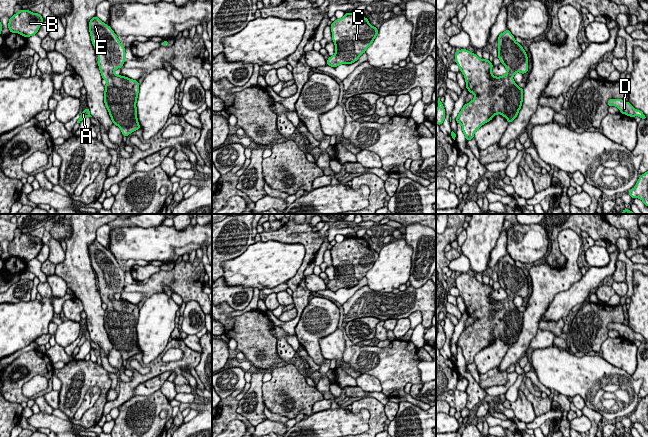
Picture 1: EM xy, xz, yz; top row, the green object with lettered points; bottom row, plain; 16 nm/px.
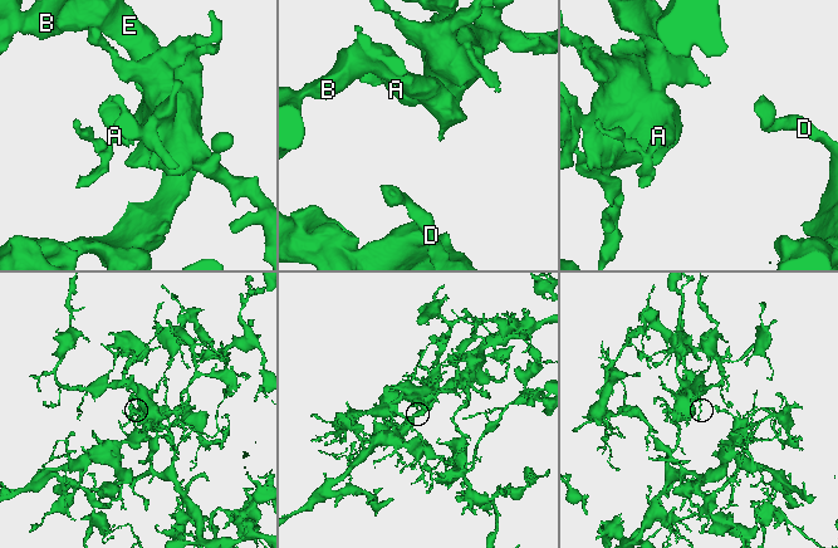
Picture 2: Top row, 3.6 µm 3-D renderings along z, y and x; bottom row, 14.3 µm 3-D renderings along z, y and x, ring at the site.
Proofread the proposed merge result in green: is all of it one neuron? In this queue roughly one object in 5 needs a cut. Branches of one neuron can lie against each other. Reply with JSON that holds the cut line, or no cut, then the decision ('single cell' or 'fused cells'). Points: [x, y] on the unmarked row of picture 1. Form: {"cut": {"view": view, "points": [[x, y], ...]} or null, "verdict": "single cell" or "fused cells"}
{"cut": null, "verdict": "single cell"}

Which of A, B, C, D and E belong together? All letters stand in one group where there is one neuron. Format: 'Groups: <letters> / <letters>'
Groups: A B C D E

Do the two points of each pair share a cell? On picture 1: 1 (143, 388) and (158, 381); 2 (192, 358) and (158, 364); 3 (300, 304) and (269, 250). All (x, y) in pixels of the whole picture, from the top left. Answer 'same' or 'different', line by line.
1: same
2: same
3: different

